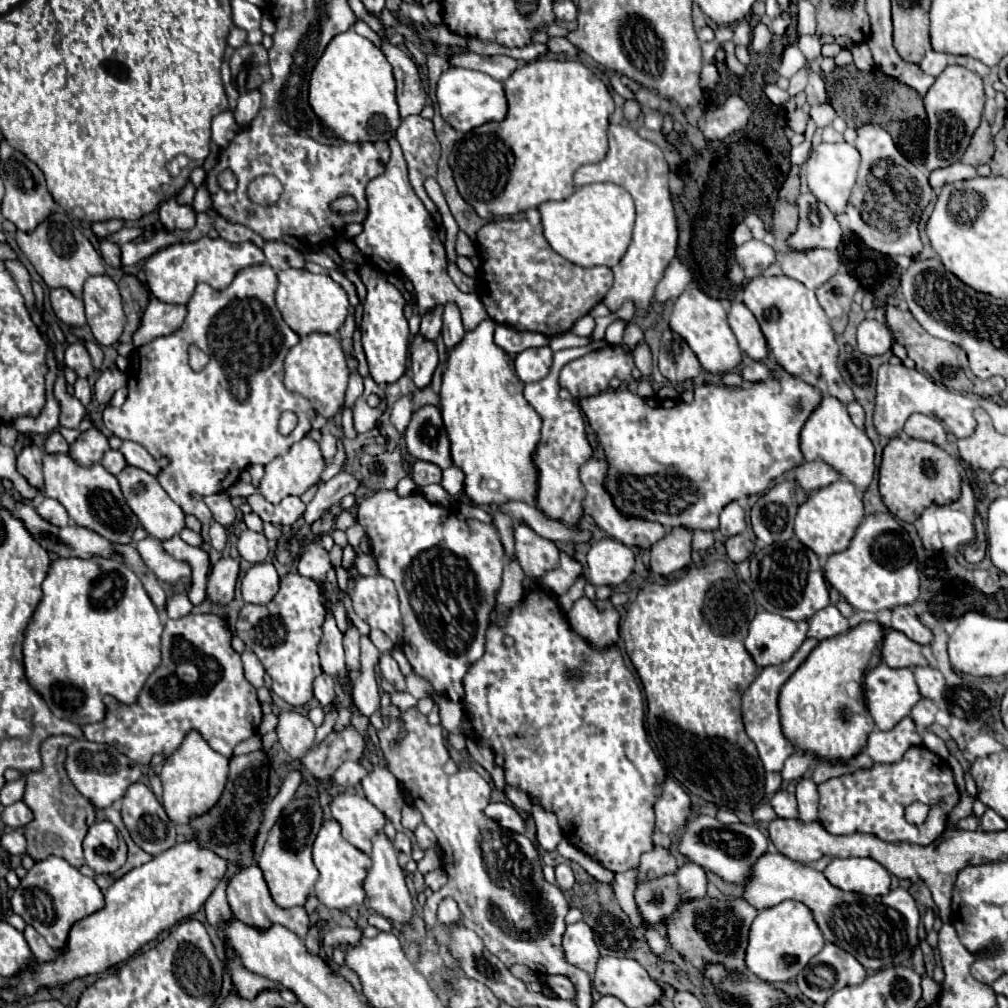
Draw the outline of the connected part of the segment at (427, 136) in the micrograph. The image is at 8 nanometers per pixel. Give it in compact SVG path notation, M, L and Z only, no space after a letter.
M419 114L407 116L401 120L401 126L397 128L395 138L399 140L405 160L409 164L409 180L415 194L423 200L429 212L437 210L423 186L427 178L437 176L437 164L441 158L441 148L433 132L433 122Z

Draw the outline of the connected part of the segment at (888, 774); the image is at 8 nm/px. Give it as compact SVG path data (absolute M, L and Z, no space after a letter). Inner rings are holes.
M913 746L905 752L905 756L895 762L895 764L875 764L869 770L859 770L855 774L849 776L839 776L839 778L831 778L827 782L823 782L819 786L819 822L823 824L823 828L829 834L873 834L877 838L881 838L883 842L889 844L901 844L901 842L909 842L909 844L917 844L917 846L927 846L931 842L935 842L947 828L947 818L949 812L959 804L959 792L955 788L953 782L953 774L951 774L951 766L947 764L947 760L939 758L937 754L933 754L931 750L927 750L925 746ZM913 802L923 802L929 804L929 816L923 824L915 826L909 824L905 820L905 808Z

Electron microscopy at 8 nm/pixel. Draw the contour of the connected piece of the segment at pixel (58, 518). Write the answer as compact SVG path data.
M43 498L43 502L35 510L37 510L37 514L43 520L47 520L47 522L51 522L55 526L67 526L69 524L67 510L57 500L53 500L53 498Z

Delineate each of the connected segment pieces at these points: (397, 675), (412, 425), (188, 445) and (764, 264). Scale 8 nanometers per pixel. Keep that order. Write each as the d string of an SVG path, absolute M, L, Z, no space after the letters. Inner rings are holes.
M381 654L379 656L379 670L385 676L385 680L393 684L393 688L397 692L405 692L405 676L401 674L401 670L399 670L399 666L393 660L391 654Z
M423 406L413 412L413 418L405 430L405 442L411 456L433 462L443 470L453 466L451 444L437 406Z
M257 264L257 266L247 266L247 268L239 270L237 276L235 276L235 280L233 280L225 290L213 290L213 288L207 286L207 284L199 284L199 286L195 288L191 300L187 302L187 316L185 316L185 322L183 322L173 334L155 338L153 342L141 346L141 348L137 350L137 354L135 354L135 352L131 354L131 358L129 358L129 370L127 370L127 378L129 378L127 388L129 388L129 394L127 394L125 404L123 404L121 408L111 408L111 406L107 406L107 408L103 410L103 424L105 424L105 428L107 428L113 436L119 436L121 440L133 440L133 442L141 444L147 452L151 452L153 458L163 458L163 456L165 456L165 458L169 460L169 466L163 468L163 472L157 476L157 480L159 480L159 484L163 486L163 490L171 496L171 500L177 502L185 514L193 514L201 524L209 524L209 522L213 520L213 516L211 516L209 508L207 508L203 502L195 502L195 500L193 500L193 494L225 492L233 482L239 480L241 472L243 472L247 466L251 466L251 464L263 464L263 466L265 466L265 464L269 464L273 458L287 454L289 448L291 448L291 444L297 442L297 440L301 440L301 438L311 430L311 420L315 418L315 412L313 412L313 408L309 406L309 402L307 402L303 396L297 396L297 394L289 392L289 390L283 386L283 360L285 360L289 348L293 348L293 346L299 342L299 336L285 324L281 312L277 310L277 306L275 306L275 290L277 290L277 274L275 274L275 270L273 270L269 264ZM193 344L195 344L201 352L205 352L205 354L209 356L209 362L207 362L207 366L205 366L201 372L195 372L195 370L189 366L189 352L187 352L187 350L189 350L189 346L193 346ZM285 410L293 410L293 412L297 414L297 418L299 418L297 428L295 428L293 434L289 434L287 438L279 432L279 418L281 418L281 414L283 414Z
M749 240L735 248L735 262L743 268L745 278L751 280L775 262L775 250L761 240Z

